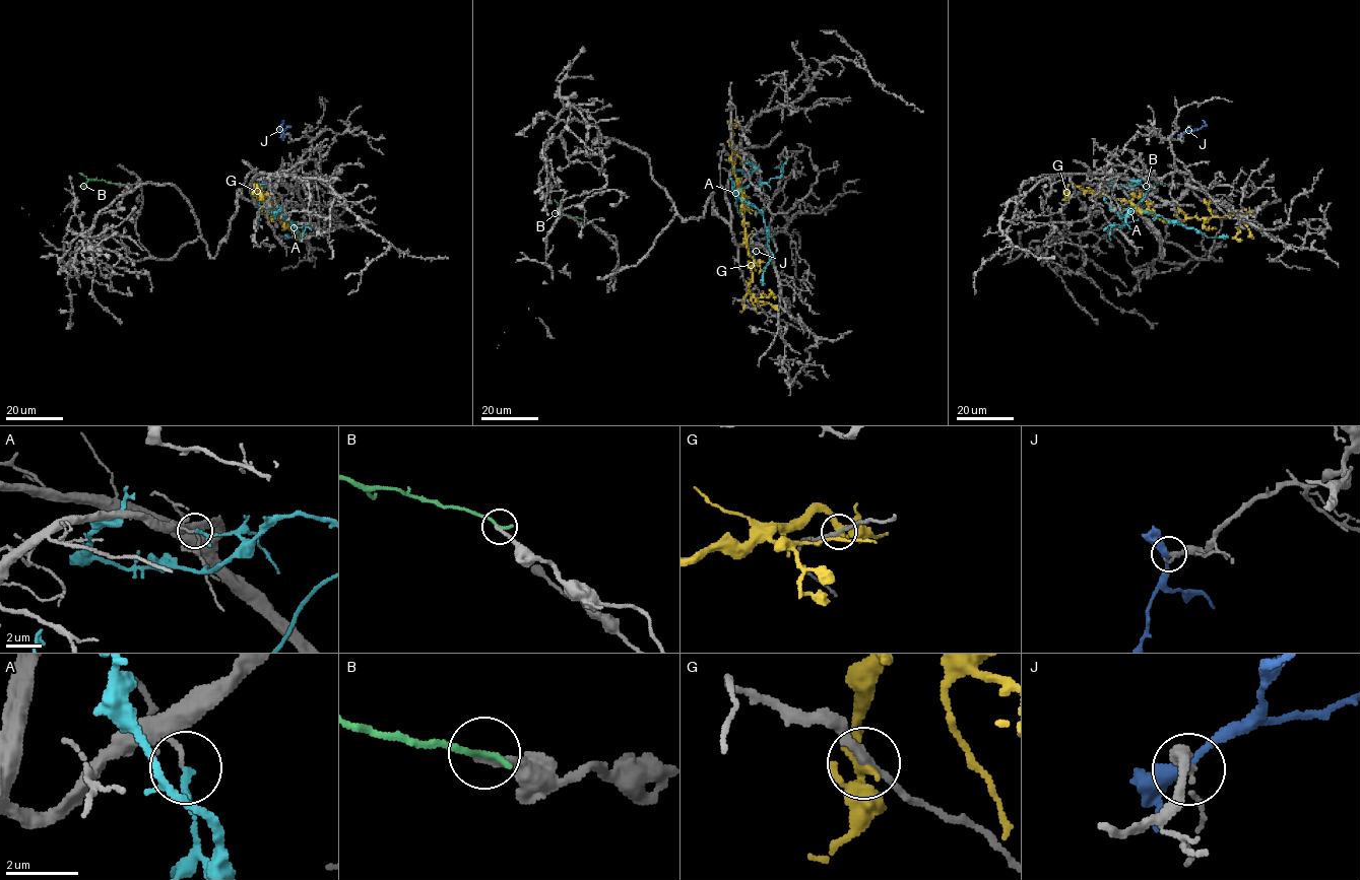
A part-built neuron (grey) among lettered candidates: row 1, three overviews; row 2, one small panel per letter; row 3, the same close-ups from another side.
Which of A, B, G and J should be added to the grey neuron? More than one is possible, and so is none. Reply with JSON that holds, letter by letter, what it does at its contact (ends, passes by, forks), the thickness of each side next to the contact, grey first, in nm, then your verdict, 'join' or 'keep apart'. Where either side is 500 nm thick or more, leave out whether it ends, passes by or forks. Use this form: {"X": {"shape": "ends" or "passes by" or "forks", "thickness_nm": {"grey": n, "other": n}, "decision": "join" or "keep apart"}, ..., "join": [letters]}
{"A": {"shape": "passes by", "thickness_nm": {"grey": 110, "other": 130}, "decision": "keep apart"}, "B": {"shape": "ends", "thickness_nm": {"grey": 240, "other": 220}, "decision": "keep apart"}, "G": {"shape": "passes by", "thickness_nm": {"grey": 240, "other": 360}, "decision": "keep apart"}, "J": {"shape": "passes by", "thickness_nm": {"grey": 170, "other": 340}, "decision": "join"}, "join": ["J"]}

